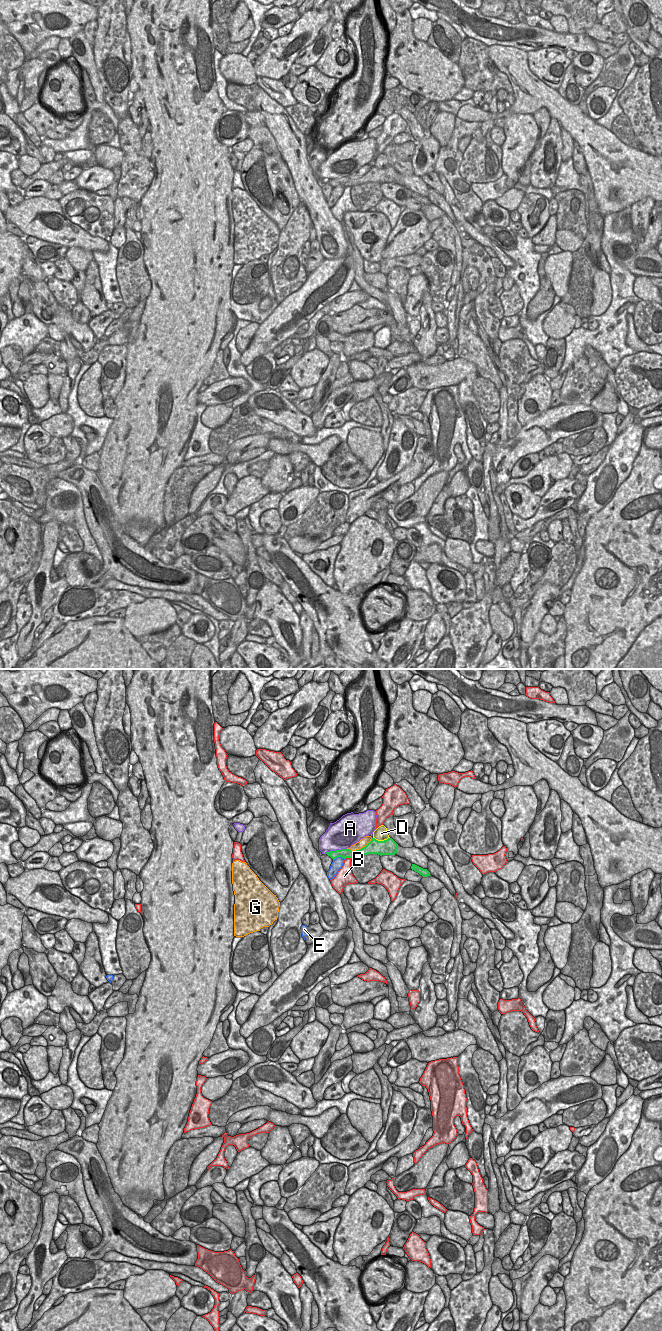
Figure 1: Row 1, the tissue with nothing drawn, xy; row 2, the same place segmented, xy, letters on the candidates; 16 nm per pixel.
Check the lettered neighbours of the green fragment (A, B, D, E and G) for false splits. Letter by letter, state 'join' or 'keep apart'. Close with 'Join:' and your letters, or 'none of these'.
A: keep apart
B: keep apart
D: keep apart
E: keep apart
G: keep apart
Join: none of these

